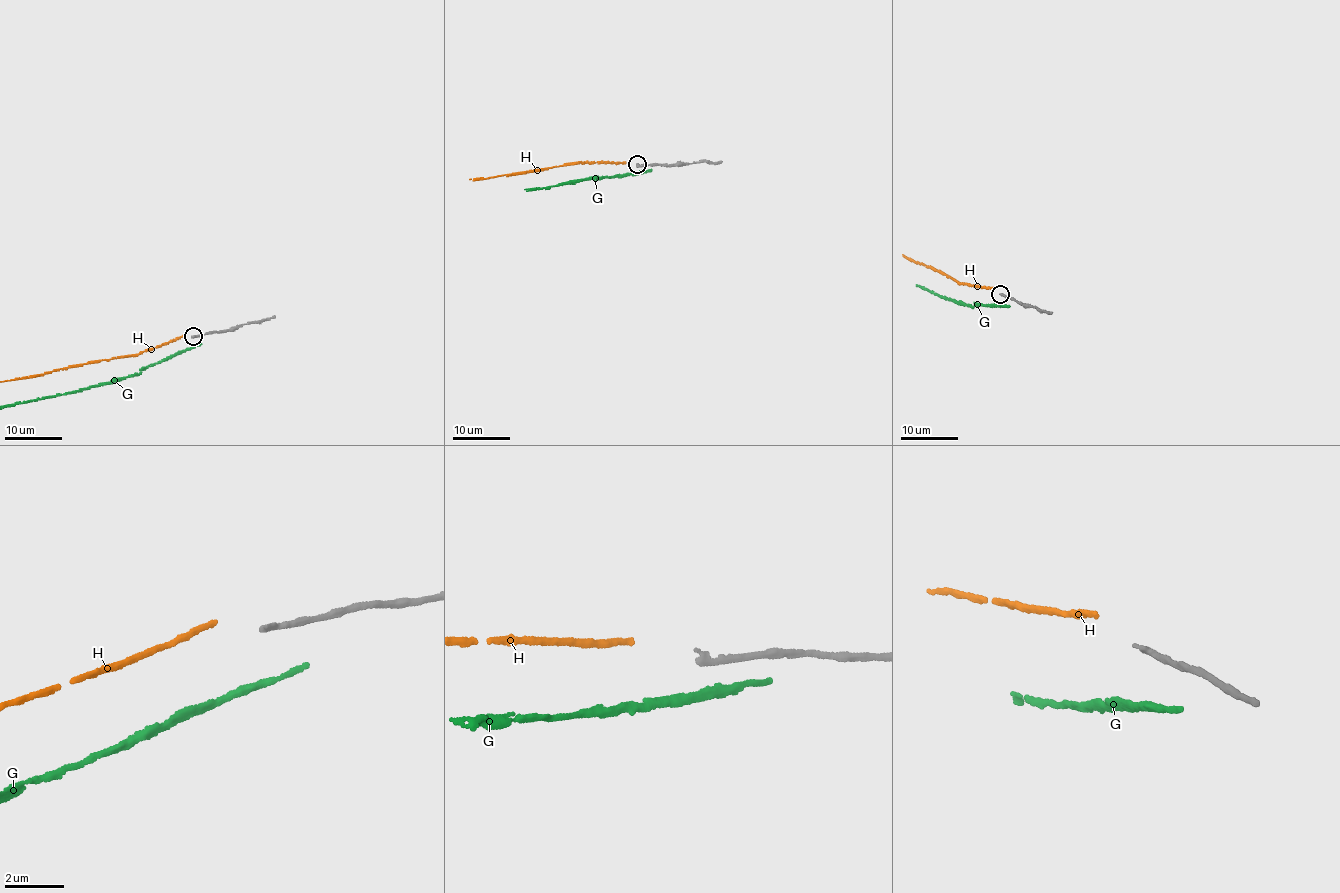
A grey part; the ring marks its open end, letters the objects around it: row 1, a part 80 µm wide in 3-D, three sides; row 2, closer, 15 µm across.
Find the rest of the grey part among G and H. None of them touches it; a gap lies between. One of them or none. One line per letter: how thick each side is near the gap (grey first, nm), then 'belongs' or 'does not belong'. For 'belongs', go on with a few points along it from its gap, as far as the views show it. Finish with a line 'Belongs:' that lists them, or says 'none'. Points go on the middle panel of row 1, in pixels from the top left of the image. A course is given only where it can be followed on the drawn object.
G: 200/280 nm | does not belong
H: 200/180 nm | does not belong
Belongs: none

